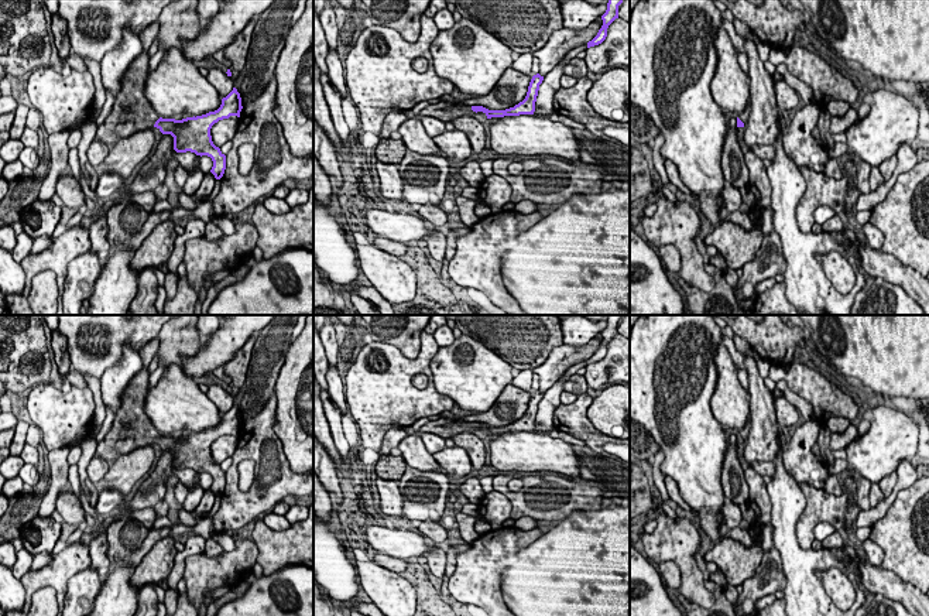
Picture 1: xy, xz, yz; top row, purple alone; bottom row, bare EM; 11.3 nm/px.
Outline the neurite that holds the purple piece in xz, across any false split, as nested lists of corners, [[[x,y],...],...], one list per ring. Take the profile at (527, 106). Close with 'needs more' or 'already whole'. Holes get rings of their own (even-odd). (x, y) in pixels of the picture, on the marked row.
[[[539,73],[534,75],[527,96],[522,102],[515,105],[514,107],[505,109],[505,110],[489,110],[483,106],[467,106],[464,103],[452,103],[452,102],[436,102],[431,103],[426,107],[424,107],[419,116],[432,116],[436,117],[445,123],[452,122],[456,117],[460,116],[473,116],[477,112],[483,112],[487,119],[491,117],[504,117],[504,116],[520,116],[520,114],[534,114],[535,112],[535,102],[539,90],[539,85],[542,83],[544,76]]] | needs more

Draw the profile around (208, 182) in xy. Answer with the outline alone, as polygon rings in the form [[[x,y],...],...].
[[[210,171],[203,175],[203,179],[202,179],[198,191],[195,192],[195,196],[196,196],[200,202],[202,202],[202,199],[203,199],[205,196],[209,196],[209,195],[210,195],[213,186],[215,186],[215,181],[216,181],[216,178],[215,178],[215,175],[213,175]]]

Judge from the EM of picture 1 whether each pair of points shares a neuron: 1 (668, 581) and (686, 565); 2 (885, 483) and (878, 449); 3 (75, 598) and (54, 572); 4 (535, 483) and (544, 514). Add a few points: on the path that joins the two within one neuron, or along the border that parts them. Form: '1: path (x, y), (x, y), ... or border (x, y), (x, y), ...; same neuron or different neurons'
1: border (661, 561), (672, 561), (676, 565), (679, 588); different neurons
2: border (894, 471), (877, 482); different neurons
3: border (91, 565), (68, 581), (62, 601); different neurons
4: path (542, 490), (548, 496), (548, 507); same neuron

